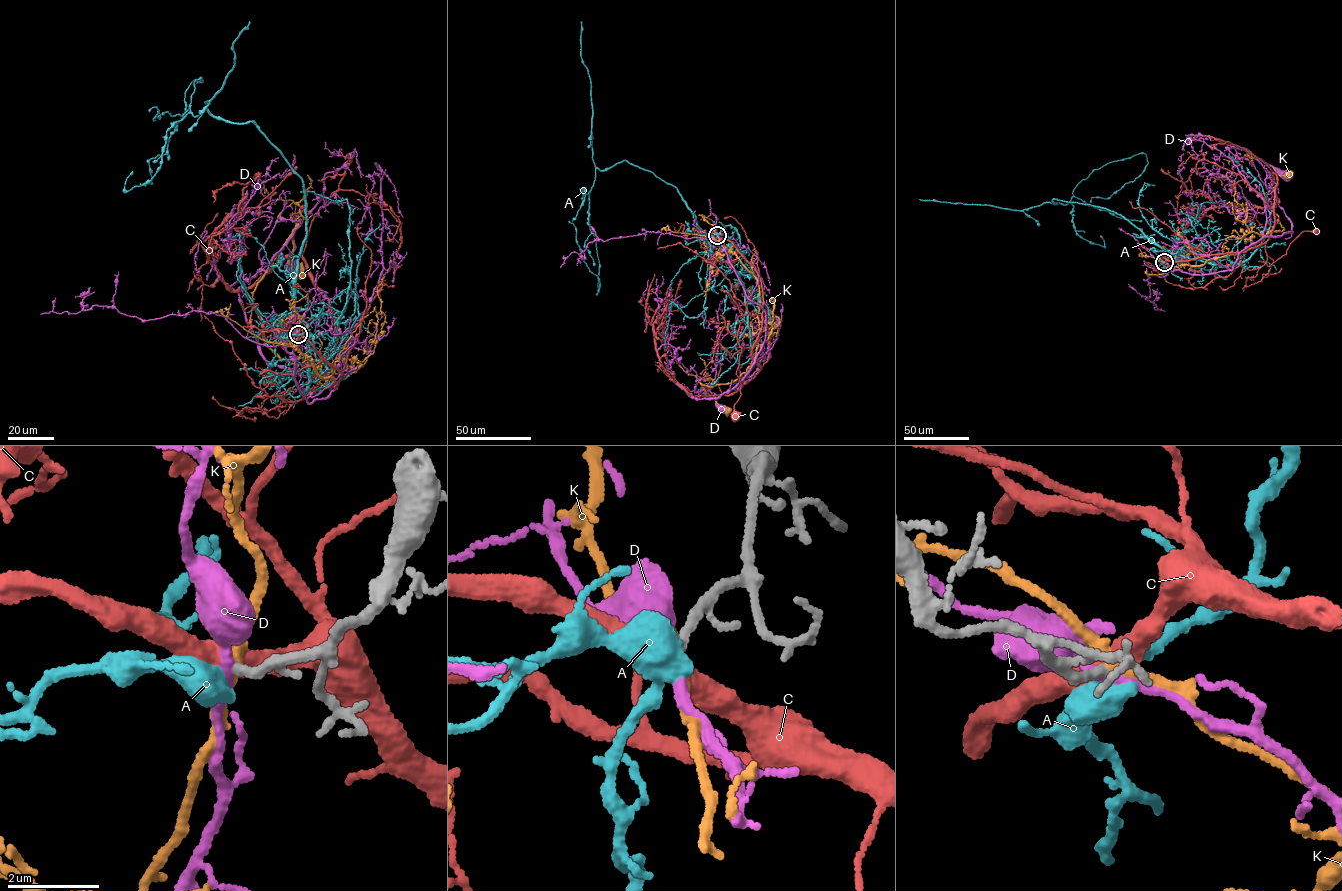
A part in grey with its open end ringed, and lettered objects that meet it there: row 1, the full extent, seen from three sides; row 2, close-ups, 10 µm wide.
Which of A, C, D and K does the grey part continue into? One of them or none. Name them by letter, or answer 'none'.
A

